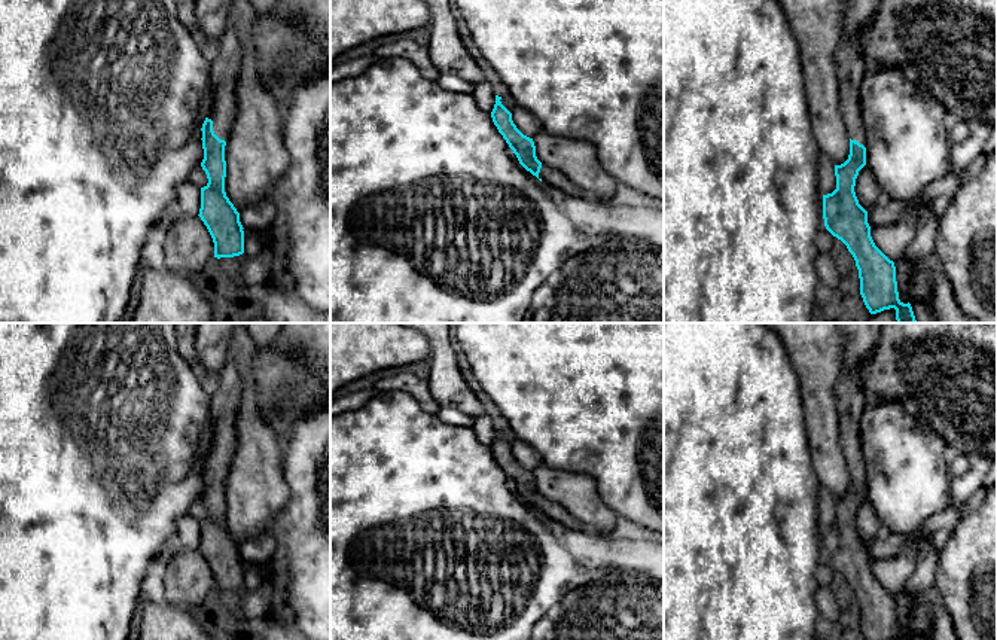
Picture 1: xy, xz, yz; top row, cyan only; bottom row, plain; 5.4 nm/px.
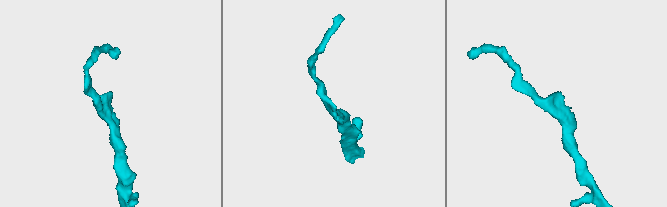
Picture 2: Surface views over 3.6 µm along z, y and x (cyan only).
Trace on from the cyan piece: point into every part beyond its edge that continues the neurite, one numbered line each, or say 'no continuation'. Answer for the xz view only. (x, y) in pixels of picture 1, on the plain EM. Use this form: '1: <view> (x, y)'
1: xz (551, 511)

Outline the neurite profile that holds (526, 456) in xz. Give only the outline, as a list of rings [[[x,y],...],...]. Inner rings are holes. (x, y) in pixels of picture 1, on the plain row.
[[[516,439],[512,444],[512,454],[516,461],[530,472],[533,472],[542,463],[542,458],[537,455],[537,452],[521,439]]]

